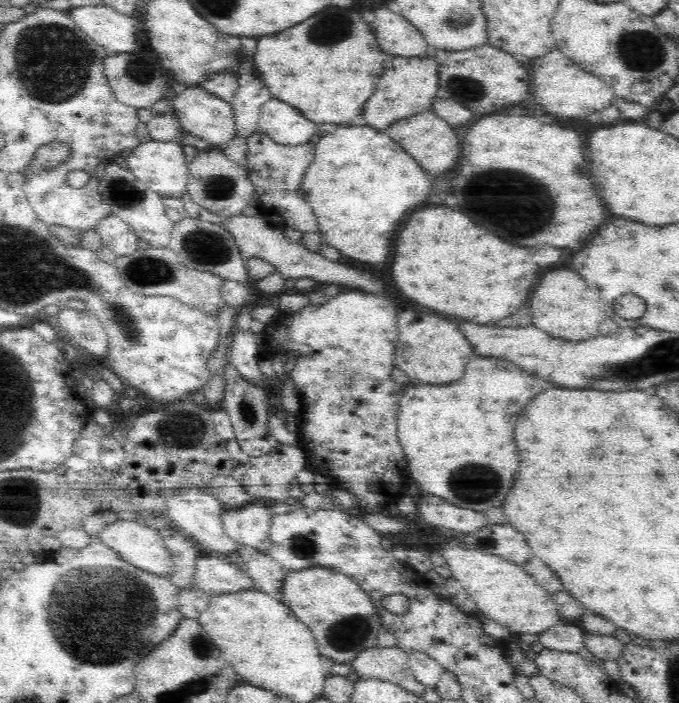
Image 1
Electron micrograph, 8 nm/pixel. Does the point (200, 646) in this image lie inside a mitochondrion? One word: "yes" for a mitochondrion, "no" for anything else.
yes

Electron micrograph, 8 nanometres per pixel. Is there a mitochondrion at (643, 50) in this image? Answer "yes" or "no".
yes

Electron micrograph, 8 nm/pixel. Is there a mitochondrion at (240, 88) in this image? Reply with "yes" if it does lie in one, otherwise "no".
no

